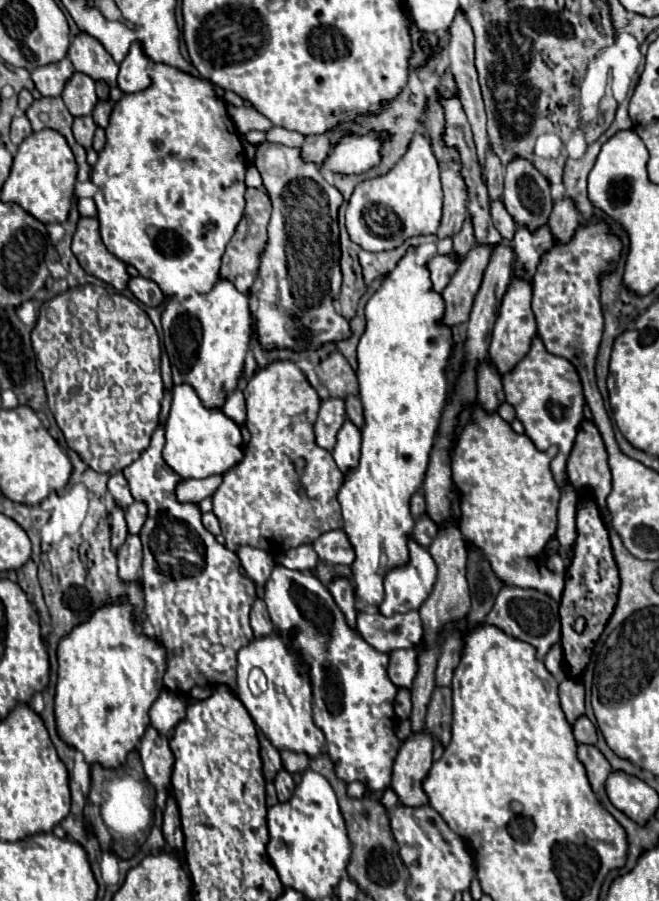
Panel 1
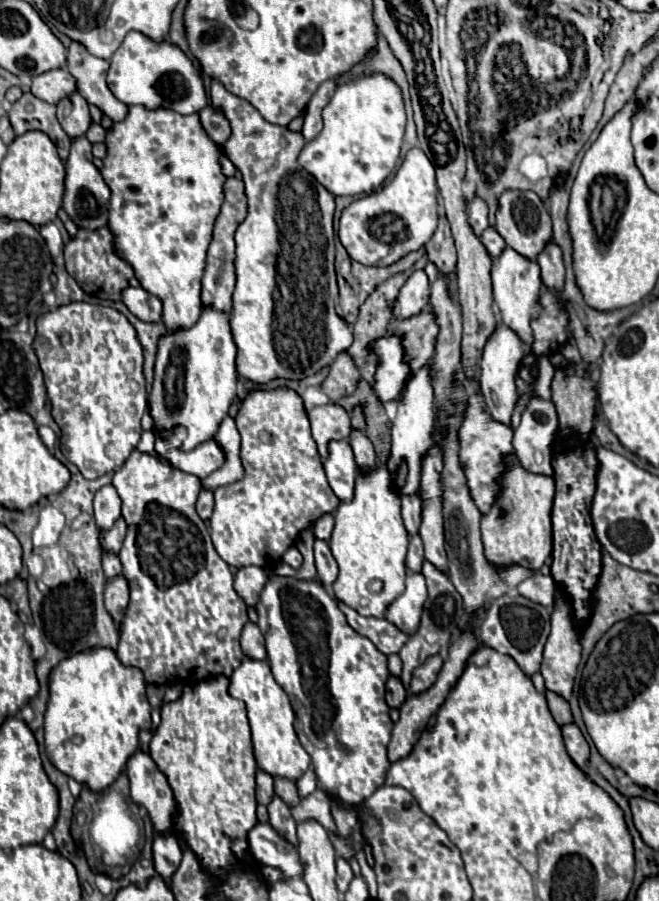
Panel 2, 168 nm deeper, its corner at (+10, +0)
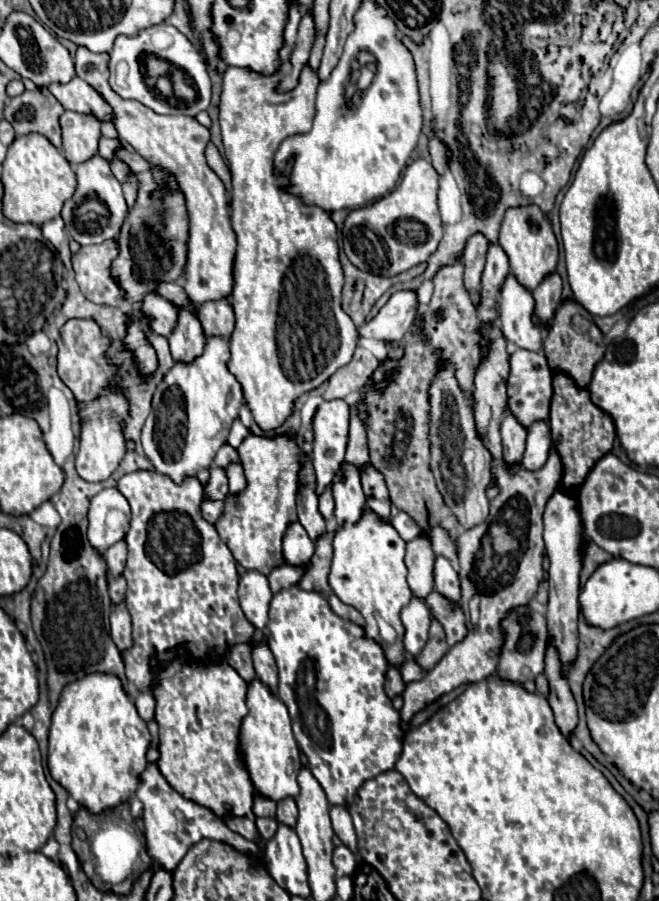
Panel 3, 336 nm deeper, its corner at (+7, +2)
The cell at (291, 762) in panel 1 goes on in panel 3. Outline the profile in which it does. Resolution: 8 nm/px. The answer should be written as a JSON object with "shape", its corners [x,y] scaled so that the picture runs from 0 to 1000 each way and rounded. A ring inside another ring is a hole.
{"shape":[[[437,883],[437,886],[422,890],[422,903],[419,903],[422,912],[431,910],[431,915],[449,917],[449,906],[452,906],[452,897],[449,897],[449,888],[446,886]]]}

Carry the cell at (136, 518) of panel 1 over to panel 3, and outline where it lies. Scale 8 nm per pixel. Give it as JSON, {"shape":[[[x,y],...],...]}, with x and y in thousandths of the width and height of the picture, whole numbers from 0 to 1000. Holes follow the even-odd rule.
{"shape":[[[182,599],[182,602],[170,604],[170,606],[161,610],[158,619],[161,619],[161,626],[164,626],[167,637],[182,639],[185,633],[188,633],[188,622],[191,622],[191,602]]]}

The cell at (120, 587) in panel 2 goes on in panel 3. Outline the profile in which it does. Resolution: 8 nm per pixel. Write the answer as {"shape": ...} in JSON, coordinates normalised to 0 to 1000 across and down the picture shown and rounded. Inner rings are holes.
{"shape":[[[182,668],[170,675],[167,693],[170,693],[170,710],[182,719],[182,724],[188,724],[191,719],[200,717],[200,708],[197,708],[200,688],[197,688],[197,681],[194,681],[194,675],[188,668]]]}

